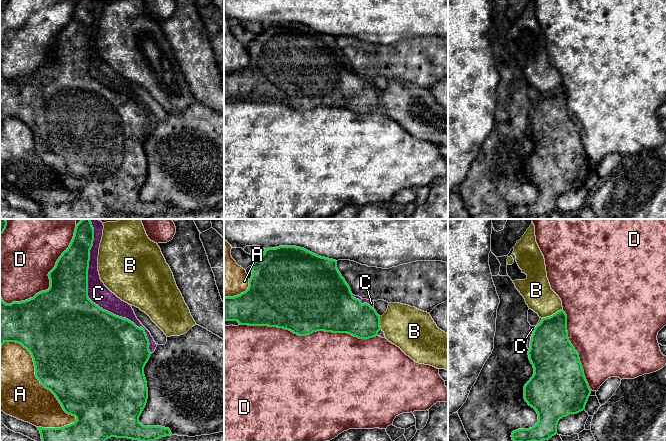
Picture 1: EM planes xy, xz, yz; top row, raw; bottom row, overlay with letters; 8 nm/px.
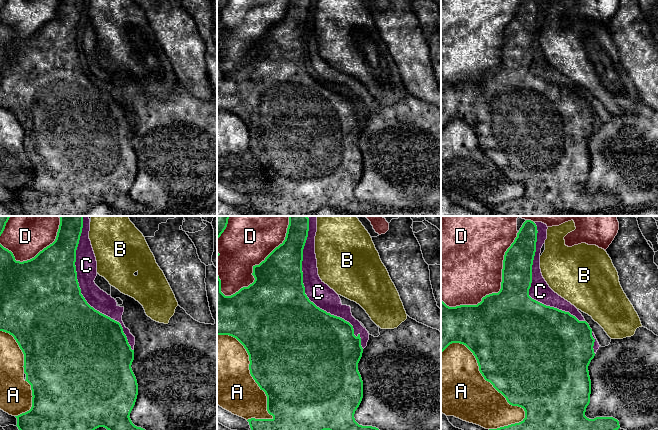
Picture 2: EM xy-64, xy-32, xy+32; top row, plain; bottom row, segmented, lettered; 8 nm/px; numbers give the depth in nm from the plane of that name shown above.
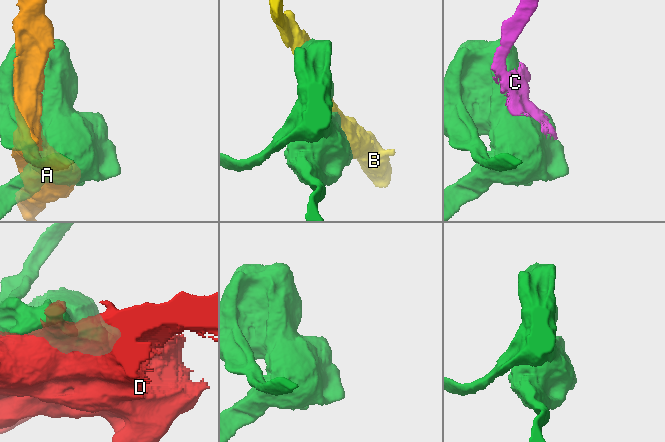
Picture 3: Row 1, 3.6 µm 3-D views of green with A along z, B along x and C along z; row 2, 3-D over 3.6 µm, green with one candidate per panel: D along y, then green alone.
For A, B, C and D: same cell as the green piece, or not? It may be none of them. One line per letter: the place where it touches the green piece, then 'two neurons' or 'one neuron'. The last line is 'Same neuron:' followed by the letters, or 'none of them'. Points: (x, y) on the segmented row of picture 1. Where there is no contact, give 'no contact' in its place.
A: xy (36, 377) | two neurons
B: yz (553, 314) | two neurons
C: xy (88, 298) | two neurons
D: xz (309, 334) | two neurons
Same neuron: none of them

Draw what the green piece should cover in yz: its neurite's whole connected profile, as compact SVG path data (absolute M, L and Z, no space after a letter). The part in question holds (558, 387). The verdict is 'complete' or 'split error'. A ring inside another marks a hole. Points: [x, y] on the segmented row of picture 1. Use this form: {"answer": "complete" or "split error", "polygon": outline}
{"answer": "complete", "polygon": "M560 310L542 318L535 327L528 351L534 374L524 386L524 399L538 414L538 422L529 429L512 432L513 441L543 441L557 434L560 419L585 410L591 389L584 375L579 354L571 344L567 331L567 315Z"}

